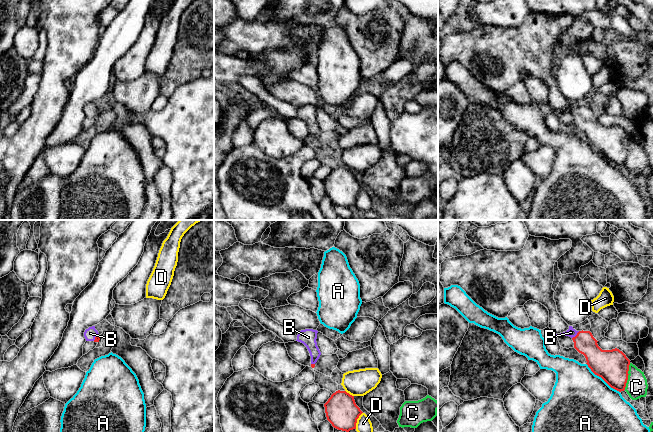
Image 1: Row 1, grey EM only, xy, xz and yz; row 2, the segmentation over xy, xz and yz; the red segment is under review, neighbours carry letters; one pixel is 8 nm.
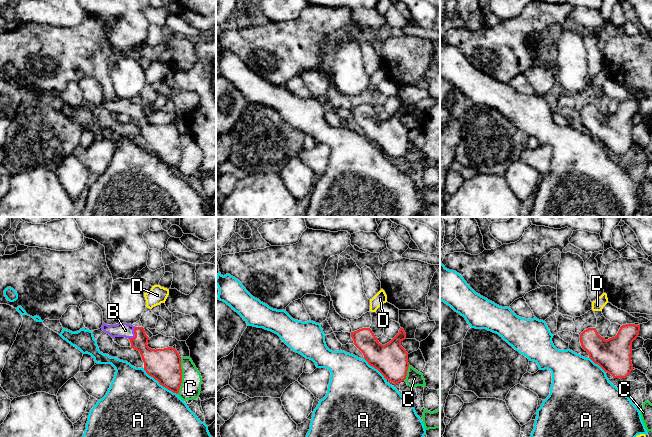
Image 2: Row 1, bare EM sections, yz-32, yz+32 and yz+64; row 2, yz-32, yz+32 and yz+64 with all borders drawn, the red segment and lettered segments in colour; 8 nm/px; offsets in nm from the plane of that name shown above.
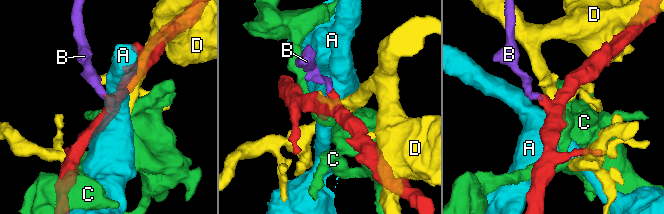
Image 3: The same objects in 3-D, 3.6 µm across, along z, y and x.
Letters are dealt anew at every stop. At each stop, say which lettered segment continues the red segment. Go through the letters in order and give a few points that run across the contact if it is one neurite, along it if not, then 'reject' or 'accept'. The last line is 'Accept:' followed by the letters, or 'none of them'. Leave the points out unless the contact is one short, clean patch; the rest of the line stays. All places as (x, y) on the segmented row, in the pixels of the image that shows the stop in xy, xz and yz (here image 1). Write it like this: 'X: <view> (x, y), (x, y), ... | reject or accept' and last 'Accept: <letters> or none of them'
A: reject
B: yz (584, 342), (576, 335), (571, 332) | accept
C: reject
D: reject
Accept: B

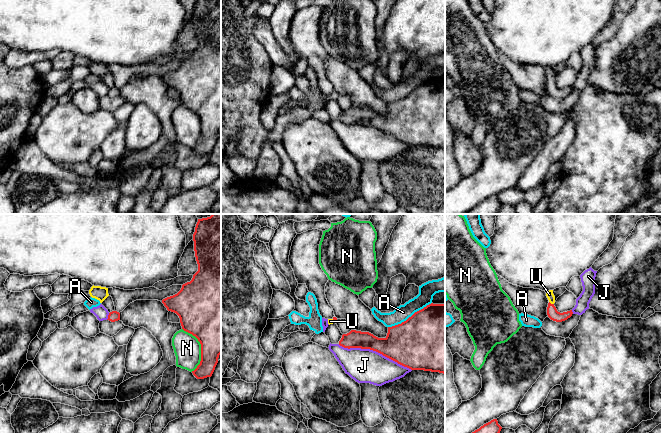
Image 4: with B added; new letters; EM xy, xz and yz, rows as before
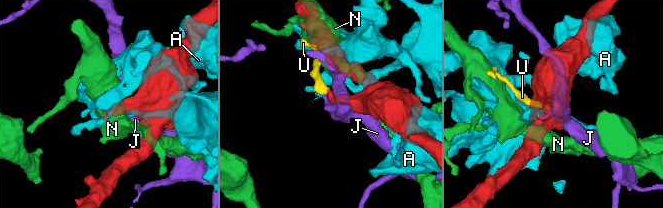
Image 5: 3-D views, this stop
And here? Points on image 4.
A: reject
J: reject
N: reject
U: yz (553, 314), (550, 303), (549, 294) | accept
Accept: U

